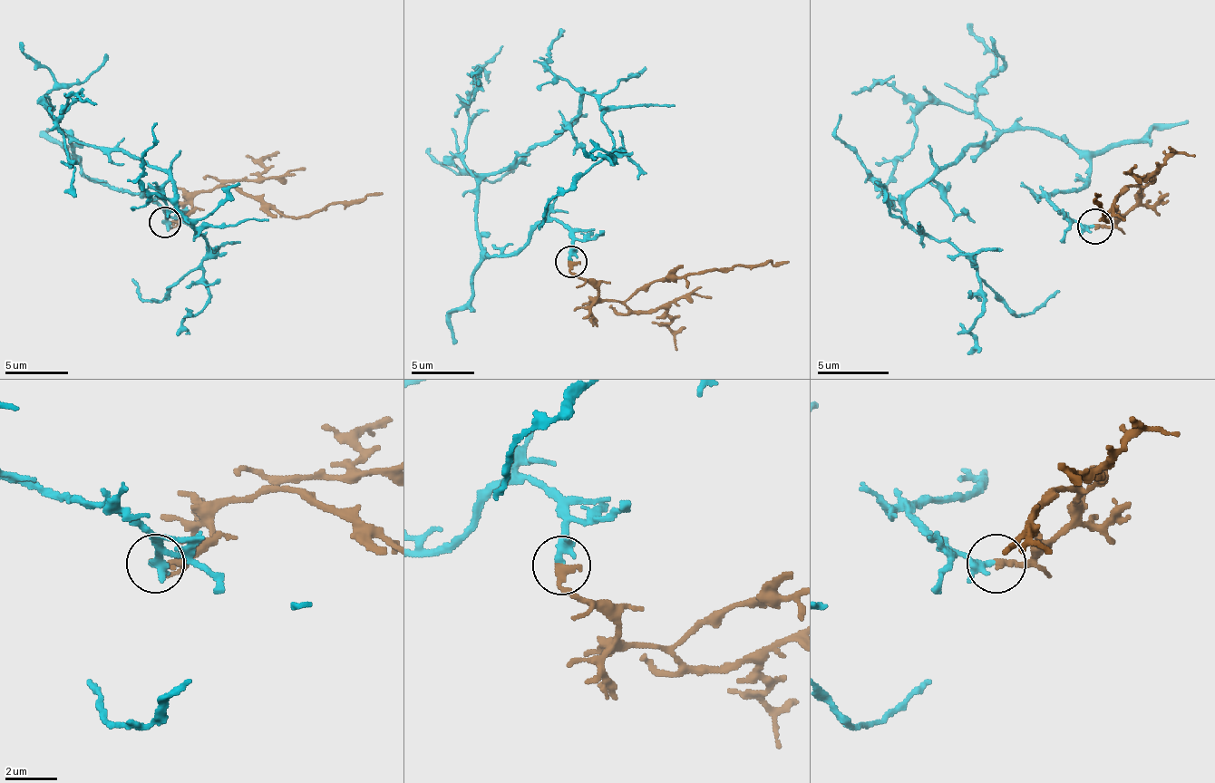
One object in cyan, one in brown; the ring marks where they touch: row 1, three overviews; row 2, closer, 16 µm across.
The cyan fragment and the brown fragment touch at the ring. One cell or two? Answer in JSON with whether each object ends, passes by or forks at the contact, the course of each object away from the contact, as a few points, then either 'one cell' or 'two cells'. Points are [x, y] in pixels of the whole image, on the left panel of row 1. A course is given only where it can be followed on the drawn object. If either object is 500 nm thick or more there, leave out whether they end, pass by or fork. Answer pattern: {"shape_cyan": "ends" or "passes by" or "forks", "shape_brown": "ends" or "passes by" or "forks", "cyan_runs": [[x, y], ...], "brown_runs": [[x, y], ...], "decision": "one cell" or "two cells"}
{"shape_cyan": "ends", "shape_brown": "ends", "cyan_runs": [[164, 223], [148, 198], [92, 182], [69, 138], [158, 166], [201, 236], [208, 255], [160, 302], [132, 280]], "brown_runs": [[164, 223], [177, 223], [192, 201], [218, 188], [239, 188], [286, 217], [312, 217], [382, 191]], "decision": "one cell"}

